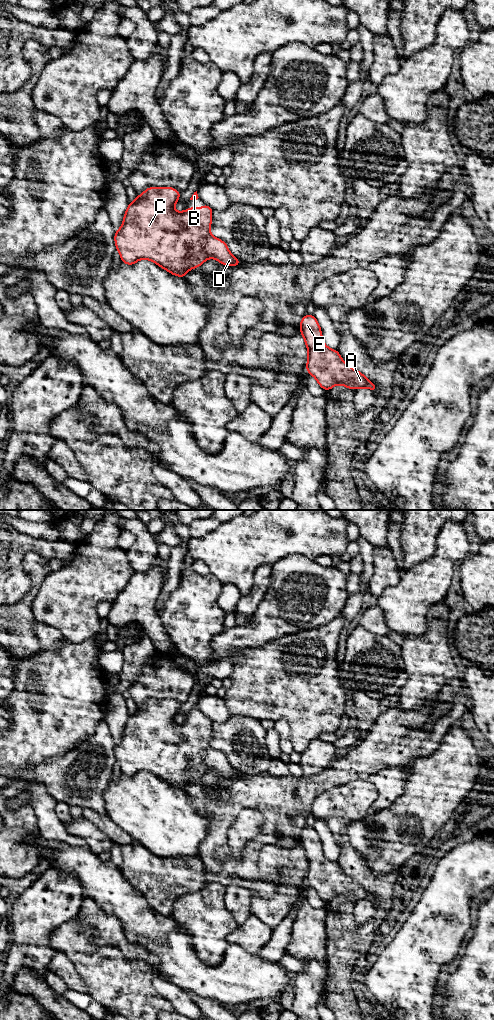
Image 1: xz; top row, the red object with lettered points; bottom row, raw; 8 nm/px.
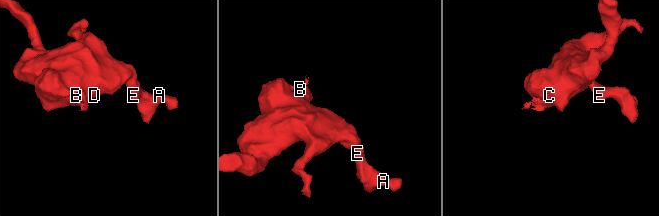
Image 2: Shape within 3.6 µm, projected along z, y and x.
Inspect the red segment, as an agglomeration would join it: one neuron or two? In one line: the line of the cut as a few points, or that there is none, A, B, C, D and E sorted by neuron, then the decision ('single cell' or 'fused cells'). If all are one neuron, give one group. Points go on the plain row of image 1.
no cut | A B C D E | single cell

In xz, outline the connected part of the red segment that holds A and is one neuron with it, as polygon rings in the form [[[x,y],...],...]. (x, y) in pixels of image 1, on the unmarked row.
[[[304,827],[300,834],[300,843],[308,862],[306,882],[314,888],[325,903],[342,896],[346,900],[358,902],[369,900],[373,904],[378,899],[365,887],[347,877],[338,862],[328,860],[322,850],[322,843],[314,827]]]

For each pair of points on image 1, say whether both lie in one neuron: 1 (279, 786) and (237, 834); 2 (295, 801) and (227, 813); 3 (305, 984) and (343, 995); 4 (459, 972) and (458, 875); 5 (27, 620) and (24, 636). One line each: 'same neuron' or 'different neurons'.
1: different neurons
2: same neuron
3: different neurons
4: different neurons
5: same neuron

